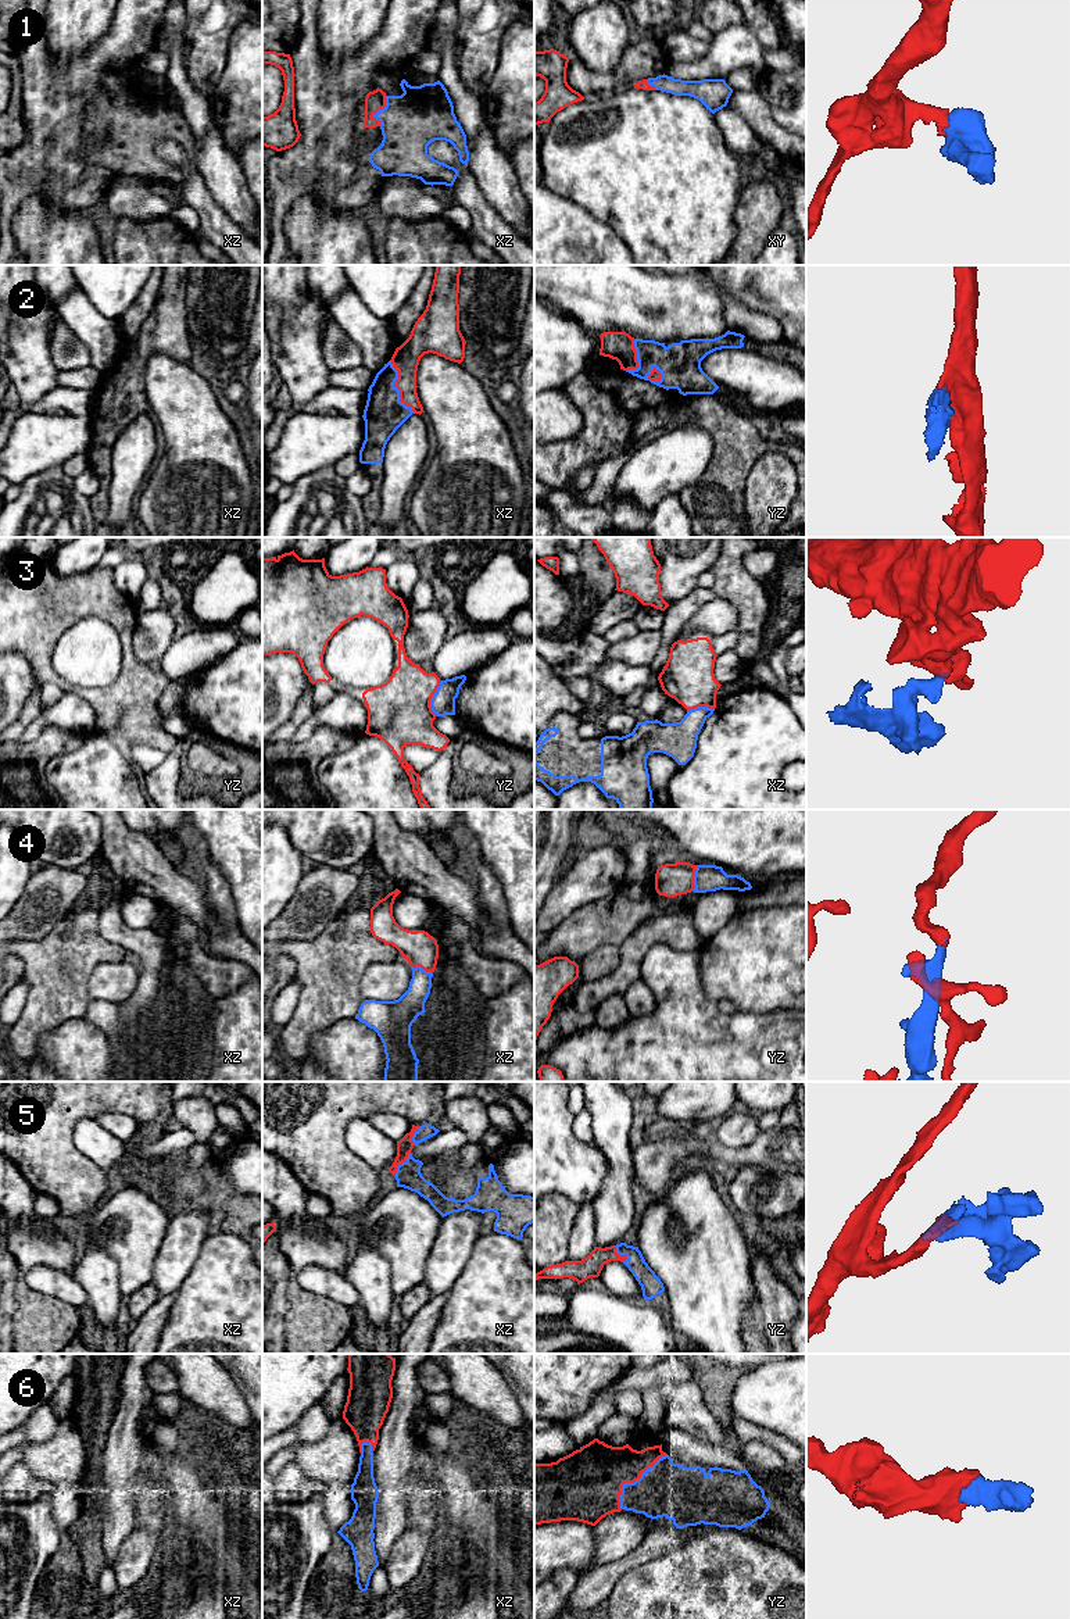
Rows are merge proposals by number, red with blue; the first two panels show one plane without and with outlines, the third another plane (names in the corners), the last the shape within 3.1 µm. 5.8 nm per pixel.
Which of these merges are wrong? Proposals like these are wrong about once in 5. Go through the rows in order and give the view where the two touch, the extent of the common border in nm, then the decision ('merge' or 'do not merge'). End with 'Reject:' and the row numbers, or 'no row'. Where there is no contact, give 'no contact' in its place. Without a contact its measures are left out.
1: contact in xz; length 180 nm; merge
2: contact in xz; length 340 nm; merge
3: contact in yz; length 220 nm; do not merge
4: contact in yz; length 160 nm; merge
5: contact in xz; length 180 nm; merge
6: contact in yz; length 420 nm; merge
Reject: 3

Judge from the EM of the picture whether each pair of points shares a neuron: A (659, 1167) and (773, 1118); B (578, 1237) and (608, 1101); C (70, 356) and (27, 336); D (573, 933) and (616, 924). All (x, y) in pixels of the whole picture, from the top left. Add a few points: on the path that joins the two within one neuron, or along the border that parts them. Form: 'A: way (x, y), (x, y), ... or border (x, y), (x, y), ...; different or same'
A: border (782, 1112), (782, 1117), (773, 1126), (761, 1130); different
B: border (591, 1203), (596, 1235); different
C: border (54, 315), (50, 335), (50, 360), (58, 370); different
D: way (584, 929), (596, 924), (605, 924); same

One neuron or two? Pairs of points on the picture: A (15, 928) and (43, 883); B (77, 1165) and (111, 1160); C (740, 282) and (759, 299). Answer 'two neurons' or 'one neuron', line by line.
A: one neuron
B: two neurons
C: one neuron

